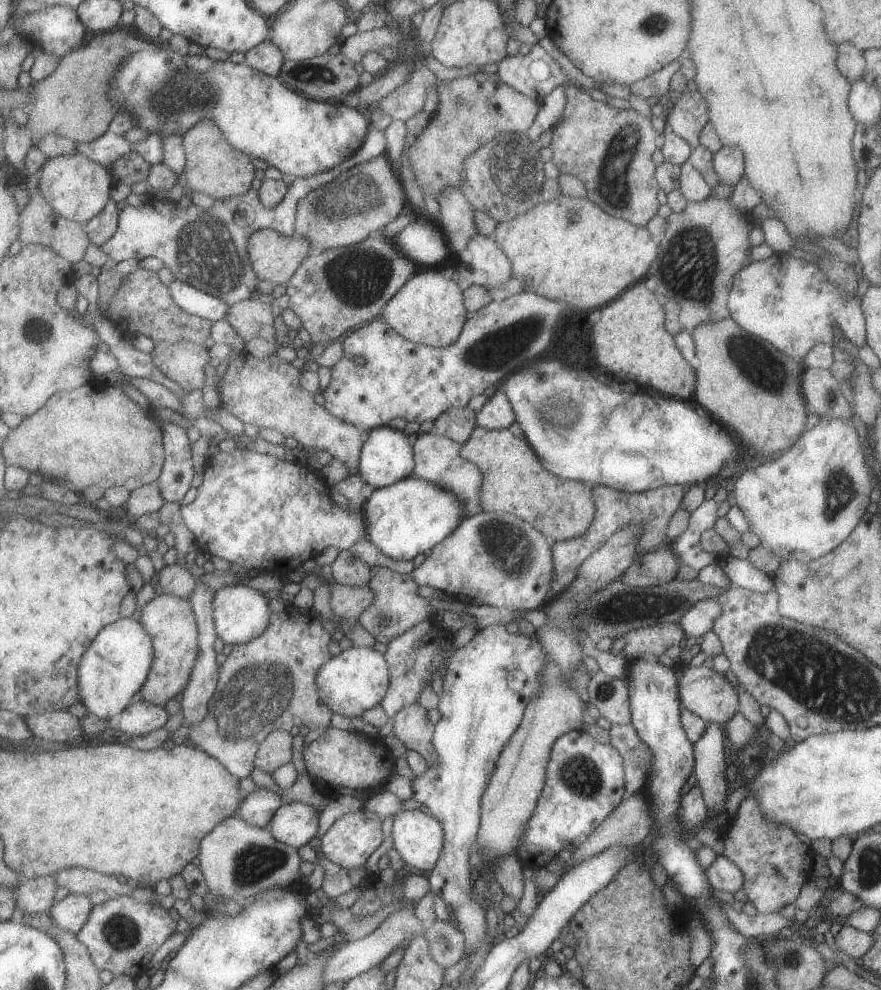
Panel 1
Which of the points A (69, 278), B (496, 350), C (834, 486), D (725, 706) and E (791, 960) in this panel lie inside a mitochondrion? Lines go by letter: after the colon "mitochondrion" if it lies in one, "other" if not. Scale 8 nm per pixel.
A: other
B: mitochondrion
C: mitochondrion
D: other
E: mitochondrion

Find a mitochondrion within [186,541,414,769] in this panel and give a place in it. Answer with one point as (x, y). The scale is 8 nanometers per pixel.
(255, 697)

